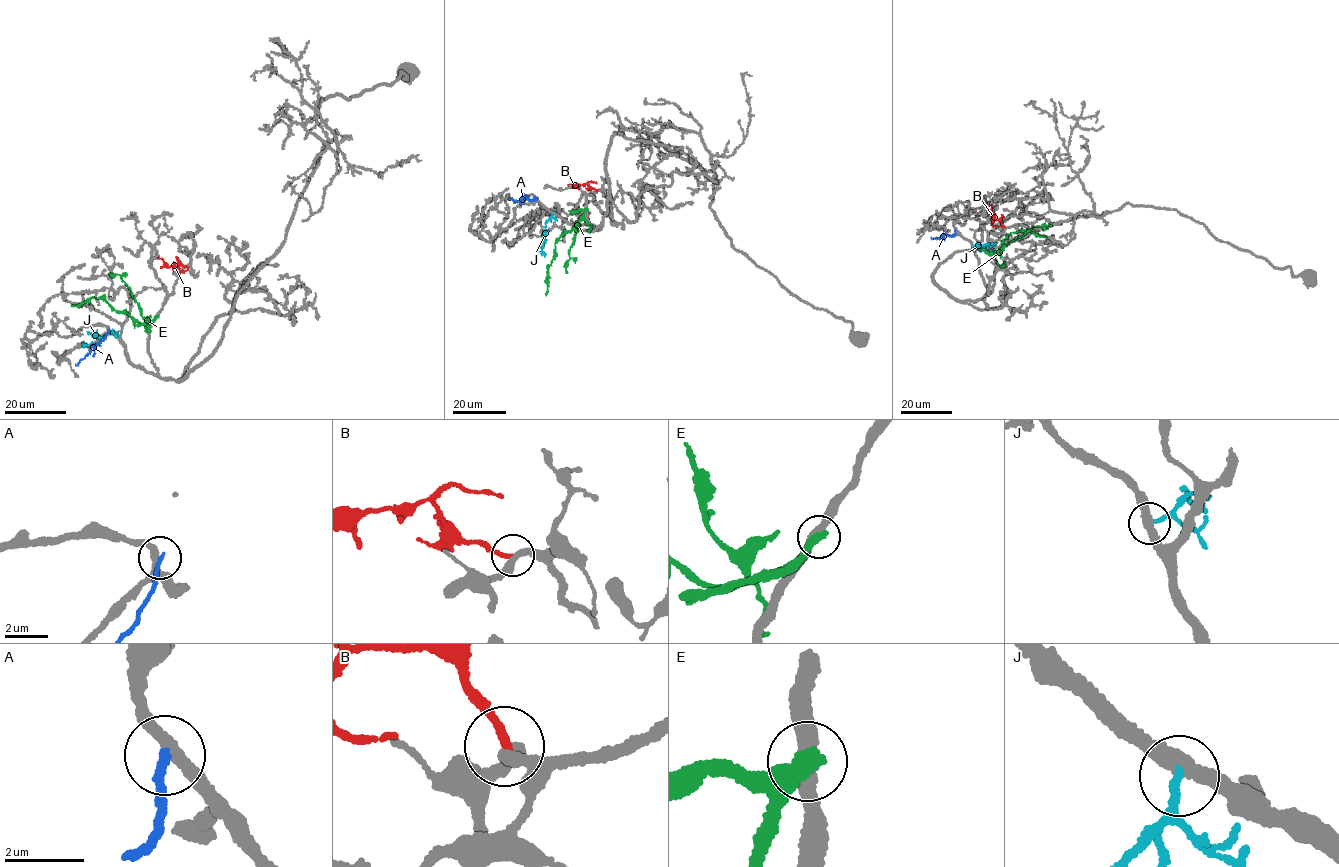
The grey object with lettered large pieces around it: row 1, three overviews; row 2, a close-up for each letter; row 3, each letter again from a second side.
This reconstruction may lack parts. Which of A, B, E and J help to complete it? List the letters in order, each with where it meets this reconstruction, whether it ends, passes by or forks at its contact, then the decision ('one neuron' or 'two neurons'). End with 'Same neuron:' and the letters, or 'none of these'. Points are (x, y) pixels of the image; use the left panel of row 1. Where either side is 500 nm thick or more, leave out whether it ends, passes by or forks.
A: meets grey at (108, 328); it ends there; two neurons
B: meets grey at (185, 266); it ends there; two neurons
E: meets grey at (157, 316); it ends there; two neurons
J: meets grey at (116, 336); it ends there; two neurons
Same neuron: none of these

